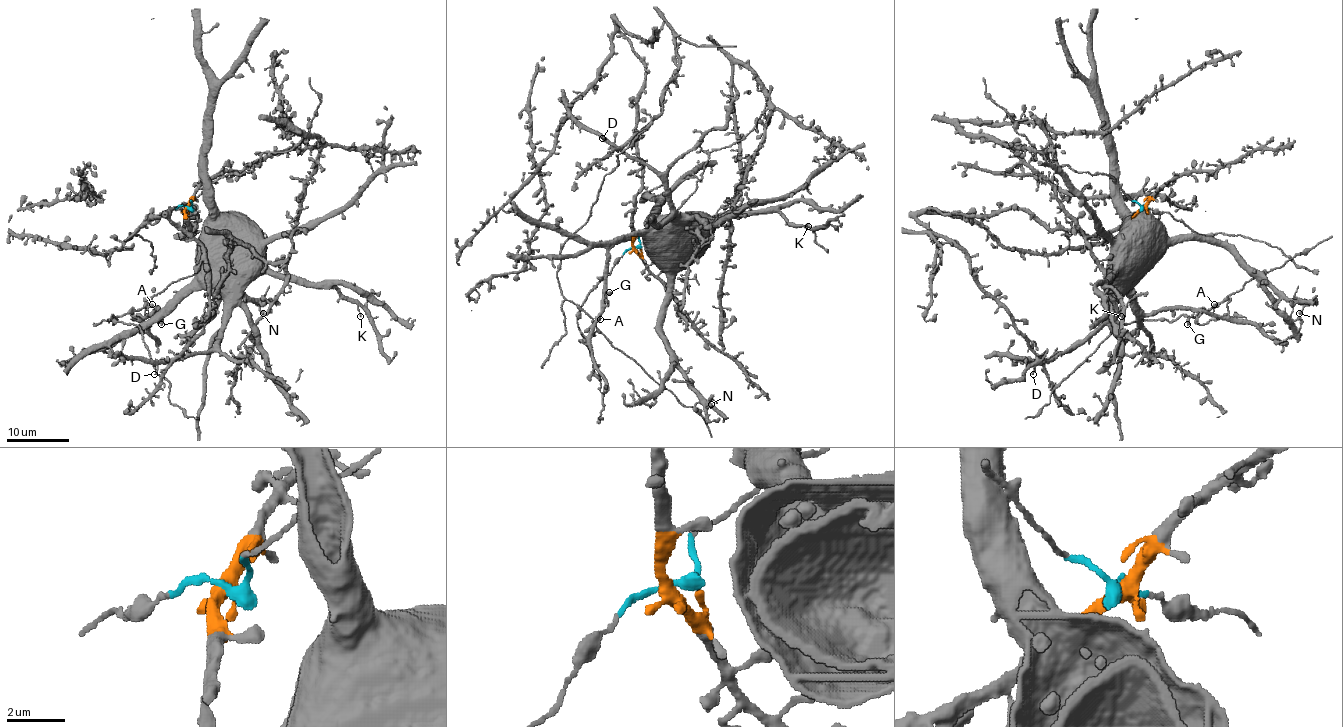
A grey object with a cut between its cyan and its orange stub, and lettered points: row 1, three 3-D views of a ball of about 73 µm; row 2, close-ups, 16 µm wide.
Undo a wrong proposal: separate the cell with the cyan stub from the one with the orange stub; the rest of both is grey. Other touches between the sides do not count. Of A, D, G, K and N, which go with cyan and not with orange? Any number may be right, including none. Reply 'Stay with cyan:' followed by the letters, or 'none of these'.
Stay with cyan: A, D, G, K, N

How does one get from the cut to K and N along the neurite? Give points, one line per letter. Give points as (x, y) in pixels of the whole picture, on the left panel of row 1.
K: (187, 207), (205, 193), (215, 203), (216, 215), (271, 270), (312, 282), (329, 282), (355, 303), (360, 317)
N: (187, 207), (205, 193), (213, 209), (215, 231), (219, 239), (213, 245), (213, 253), (263, 314)

